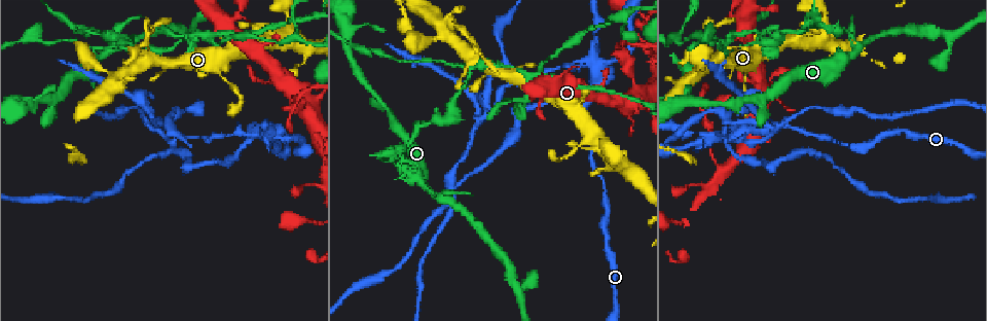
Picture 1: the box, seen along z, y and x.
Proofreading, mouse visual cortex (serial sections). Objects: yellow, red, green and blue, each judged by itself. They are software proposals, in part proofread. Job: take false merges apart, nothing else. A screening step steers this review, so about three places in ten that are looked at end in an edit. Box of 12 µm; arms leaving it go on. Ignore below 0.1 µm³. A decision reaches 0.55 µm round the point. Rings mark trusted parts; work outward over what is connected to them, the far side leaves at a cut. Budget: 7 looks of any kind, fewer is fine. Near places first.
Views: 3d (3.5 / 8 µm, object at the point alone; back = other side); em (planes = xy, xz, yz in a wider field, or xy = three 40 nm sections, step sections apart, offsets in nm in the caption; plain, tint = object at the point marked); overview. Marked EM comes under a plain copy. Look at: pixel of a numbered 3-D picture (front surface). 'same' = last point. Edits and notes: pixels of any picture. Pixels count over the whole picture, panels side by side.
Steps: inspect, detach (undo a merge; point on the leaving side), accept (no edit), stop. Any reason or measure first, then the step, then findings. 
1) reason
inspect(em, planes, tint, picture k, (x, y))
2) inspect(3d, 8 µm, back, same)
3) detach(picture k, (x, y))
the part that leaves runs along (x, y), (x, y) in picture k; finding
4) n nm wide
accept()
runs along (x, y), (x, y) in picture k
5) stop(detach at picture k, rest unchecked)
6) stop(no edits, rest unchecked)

arms part here
inspect(3d, 3.5 µm, picture 1, (858, 48))

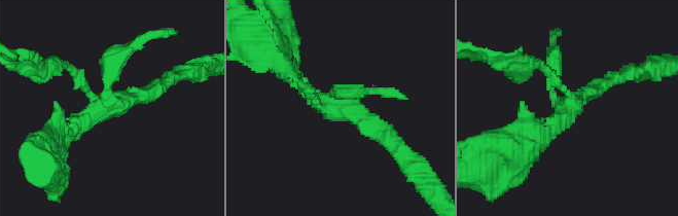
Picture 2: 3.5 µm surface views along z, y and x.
now the EM
inspect(em, xy, step 3, tint, picture 2, (98, 108))

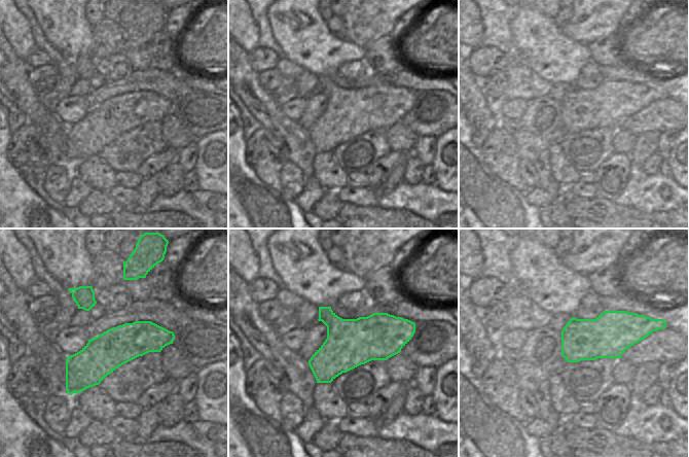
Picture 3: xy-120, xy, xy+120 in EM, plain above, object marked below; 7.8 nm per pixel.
accept()
all the same cell

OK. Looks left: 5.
four or more arms meet
inspect(3d, 3.5 µm, picture 1, (592, 64))

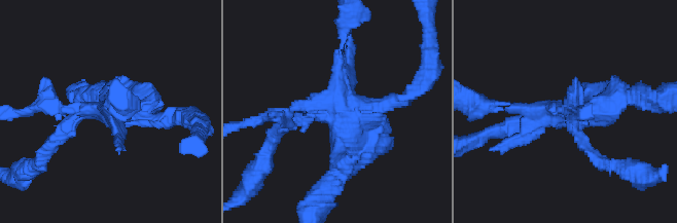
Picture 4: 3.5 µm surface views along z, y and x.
inspect(em, planes, tint, picture 4, (342, 114))

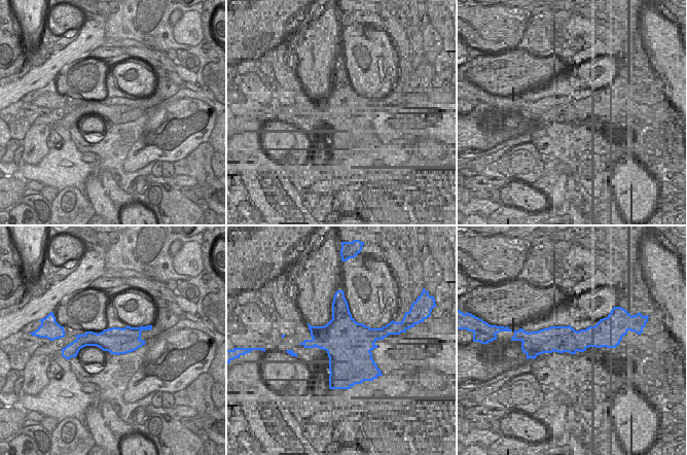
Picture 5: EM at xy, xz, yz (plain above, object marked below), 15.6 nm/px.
detach(picture 4, (172, 110))
a second cell is stuck on

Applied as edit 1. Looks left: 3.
inspect(overview)

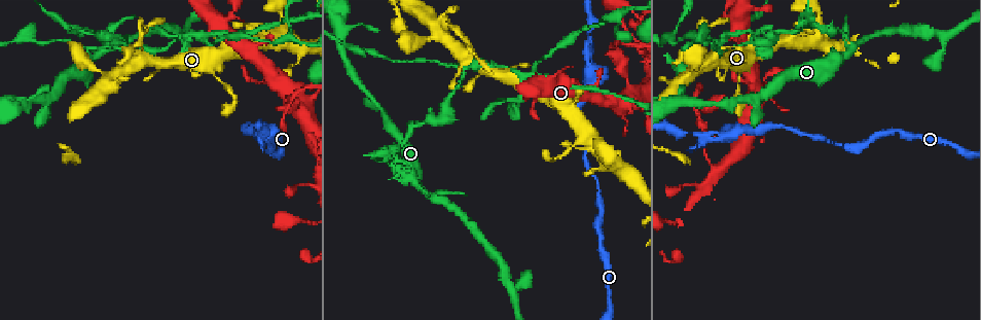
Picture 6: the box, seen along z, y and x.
inspect(em, xy, step 1, tint, picture 6, (289, 45))

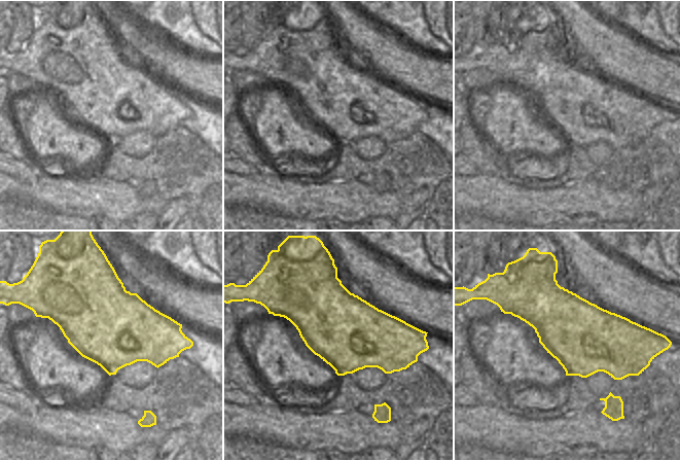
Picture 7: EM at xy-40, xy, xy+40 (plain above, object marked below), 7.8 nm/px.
inspect(3d, 3.5 µm, back, same)

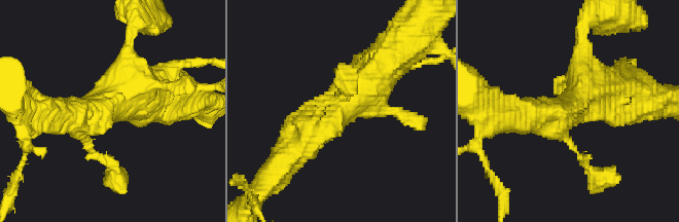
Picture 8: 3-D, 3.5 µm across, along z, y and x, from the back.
accept()
runs along (401, 45), (386, 69), (307, 140) in picture 8; continuous, no second cell

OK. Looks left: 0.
stop(detach at picture 4, rest unchecked)

